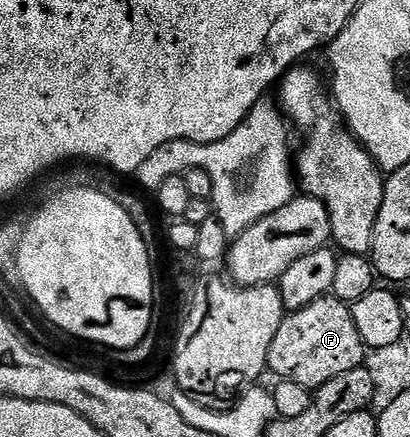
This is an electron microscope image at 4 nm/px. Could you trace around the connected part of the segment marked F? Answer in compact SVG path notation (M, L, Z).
M332 294L305 306L305 310L284 315L273 346L269 346L267 367L270 375L279 380L297 382L314 390L341 374L349 374L349 370L364 367L363 355L361 334L357 334L350 307Z

